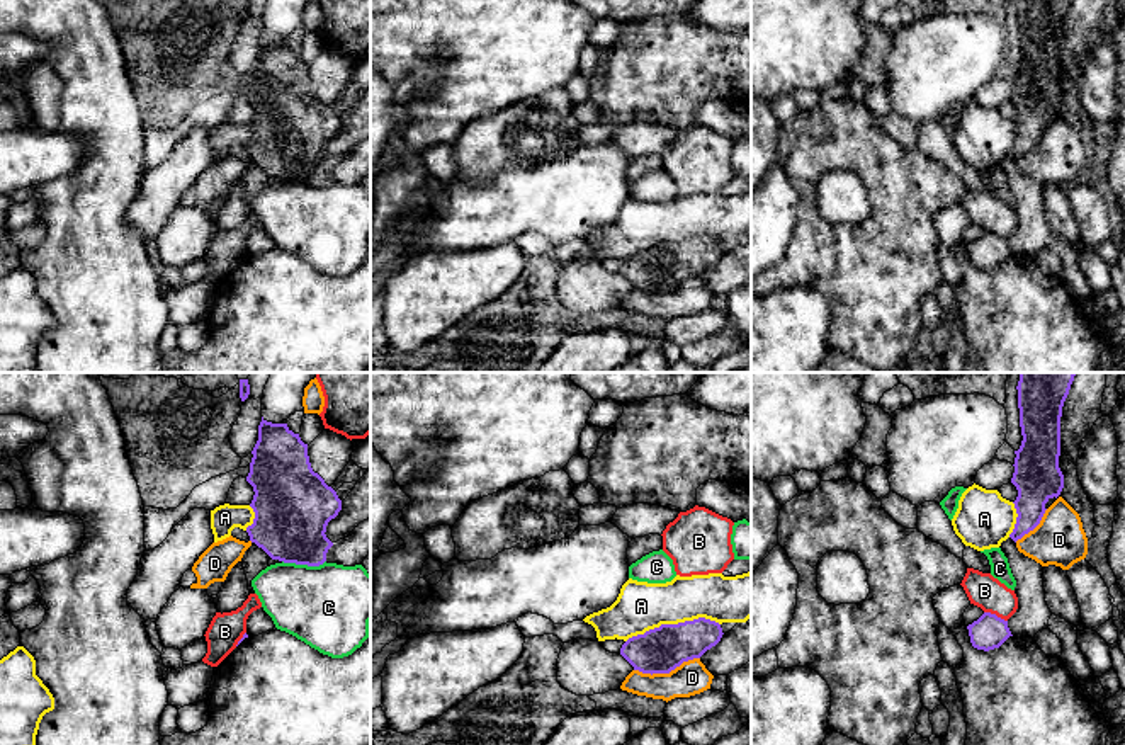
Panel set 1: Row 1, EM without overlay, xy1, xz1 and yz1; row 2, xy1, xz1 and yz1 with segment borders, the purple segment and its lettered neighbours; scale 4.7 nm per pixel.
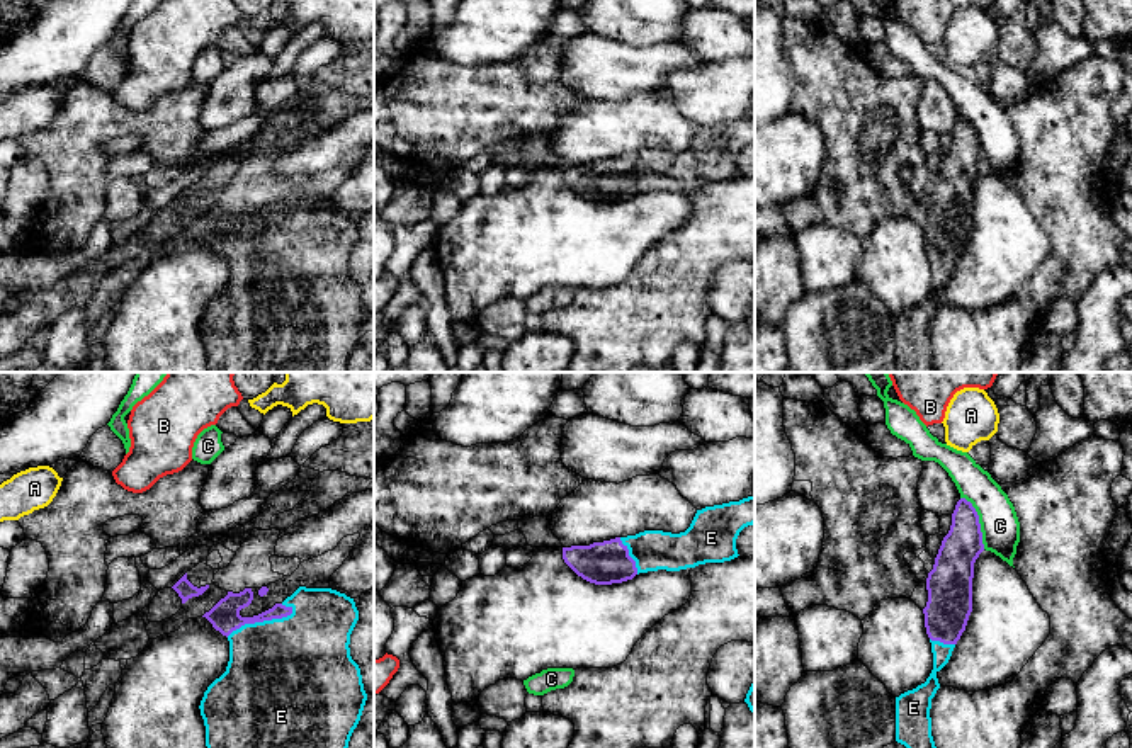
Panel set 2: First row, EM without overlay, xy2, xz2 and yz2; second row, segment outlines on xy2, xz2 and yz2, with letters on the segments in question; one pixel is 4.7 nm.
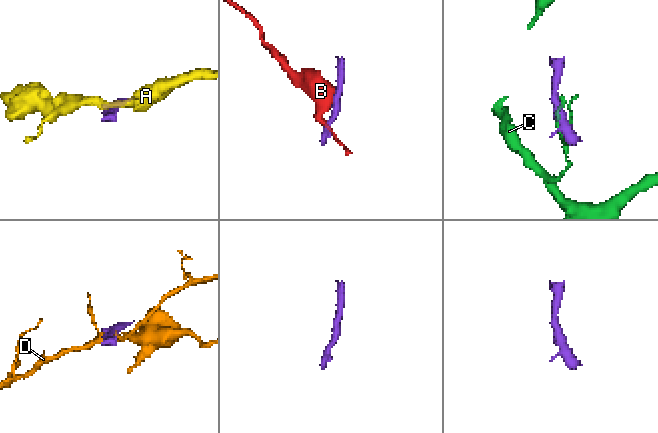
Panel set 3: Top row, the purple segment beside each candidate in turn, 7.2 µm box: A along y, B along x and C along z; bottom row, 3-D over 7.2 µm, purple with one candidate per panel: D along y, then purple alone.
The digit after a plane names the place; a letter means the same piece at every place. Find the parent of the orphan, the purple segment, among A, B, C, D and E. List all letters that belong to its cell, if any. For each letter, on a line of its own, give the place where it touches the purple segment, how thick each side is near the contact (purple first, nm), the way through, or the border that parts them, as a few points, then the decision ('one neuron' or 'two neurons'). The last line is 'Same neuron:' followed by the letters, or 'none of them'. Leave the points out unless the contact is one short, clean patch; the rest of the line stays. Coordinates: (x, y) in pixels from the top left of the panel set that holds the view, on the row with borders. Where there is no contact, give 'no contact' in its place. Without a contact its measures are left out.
A: xz1 (672, 625) | 220/240 nm | two neurons
B: yz1 (994, 614) | 160/160 nm | two neurons
C: yz2 (978, 521) | 190/180 nm | two neurons
D: xz1 (667, 672) | 220/160 nm | two neurons
E: xy2 (260, 621) | 140/480 nm | across xy2 (225, 616), (232, 623), (260, 621), (277, 638), (279, 670) | one neuron
Same neuron: E

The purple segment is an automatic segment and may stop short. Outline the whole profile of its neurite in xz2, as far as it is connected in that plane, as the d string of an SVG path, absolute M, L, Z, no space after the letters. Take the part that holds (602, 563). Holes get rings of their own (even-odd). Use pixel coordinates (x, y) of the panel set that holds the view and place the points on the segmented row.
M748 496L697 510L685 532L644 530L590 546L563 547L563 559L590 583L622 583L639 573L731 561L739 556L739 532L753 524L755 496Z

